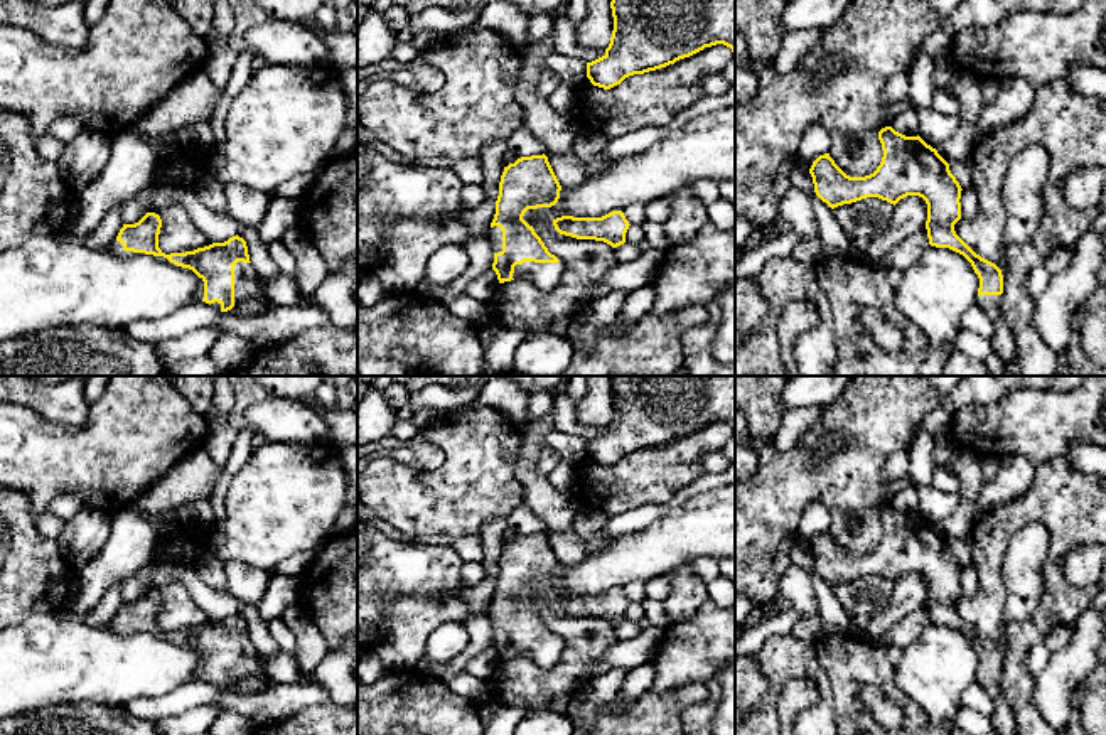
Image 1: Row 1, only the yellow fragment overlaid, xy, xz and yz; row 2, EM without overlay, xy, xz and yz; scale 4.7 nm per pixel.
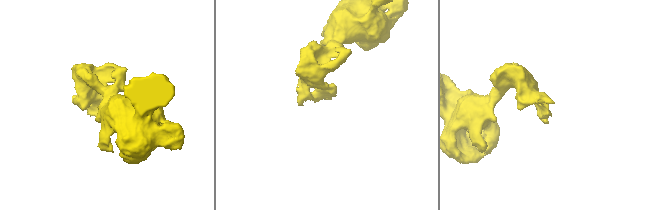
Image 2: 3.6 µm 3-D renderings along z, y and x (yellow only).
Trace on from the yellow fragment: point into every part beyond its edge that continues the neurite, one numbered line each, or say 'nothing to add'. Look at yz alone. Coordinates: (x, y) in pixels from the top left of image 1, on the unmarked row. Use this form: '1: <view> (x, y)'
1: yz (1003, 722)

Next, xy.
1: xy (250, 676)

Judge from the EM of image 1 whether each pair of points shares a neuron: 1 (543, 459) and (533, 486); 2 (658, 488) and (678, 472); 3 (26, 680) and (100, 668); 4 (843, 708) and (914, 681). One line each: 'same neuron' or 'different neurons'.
1: different neurons
2: same neuron
3: same neuron
4: different neurons

